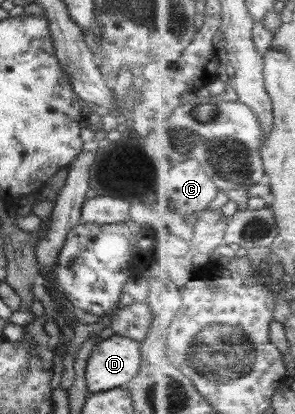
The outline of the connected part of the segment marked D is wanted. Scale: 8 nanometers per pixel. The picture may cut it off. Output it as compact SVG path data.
M113 334L97 342L84 369L88 393L123 388L138 372L140 363L139 344L132 339Z

